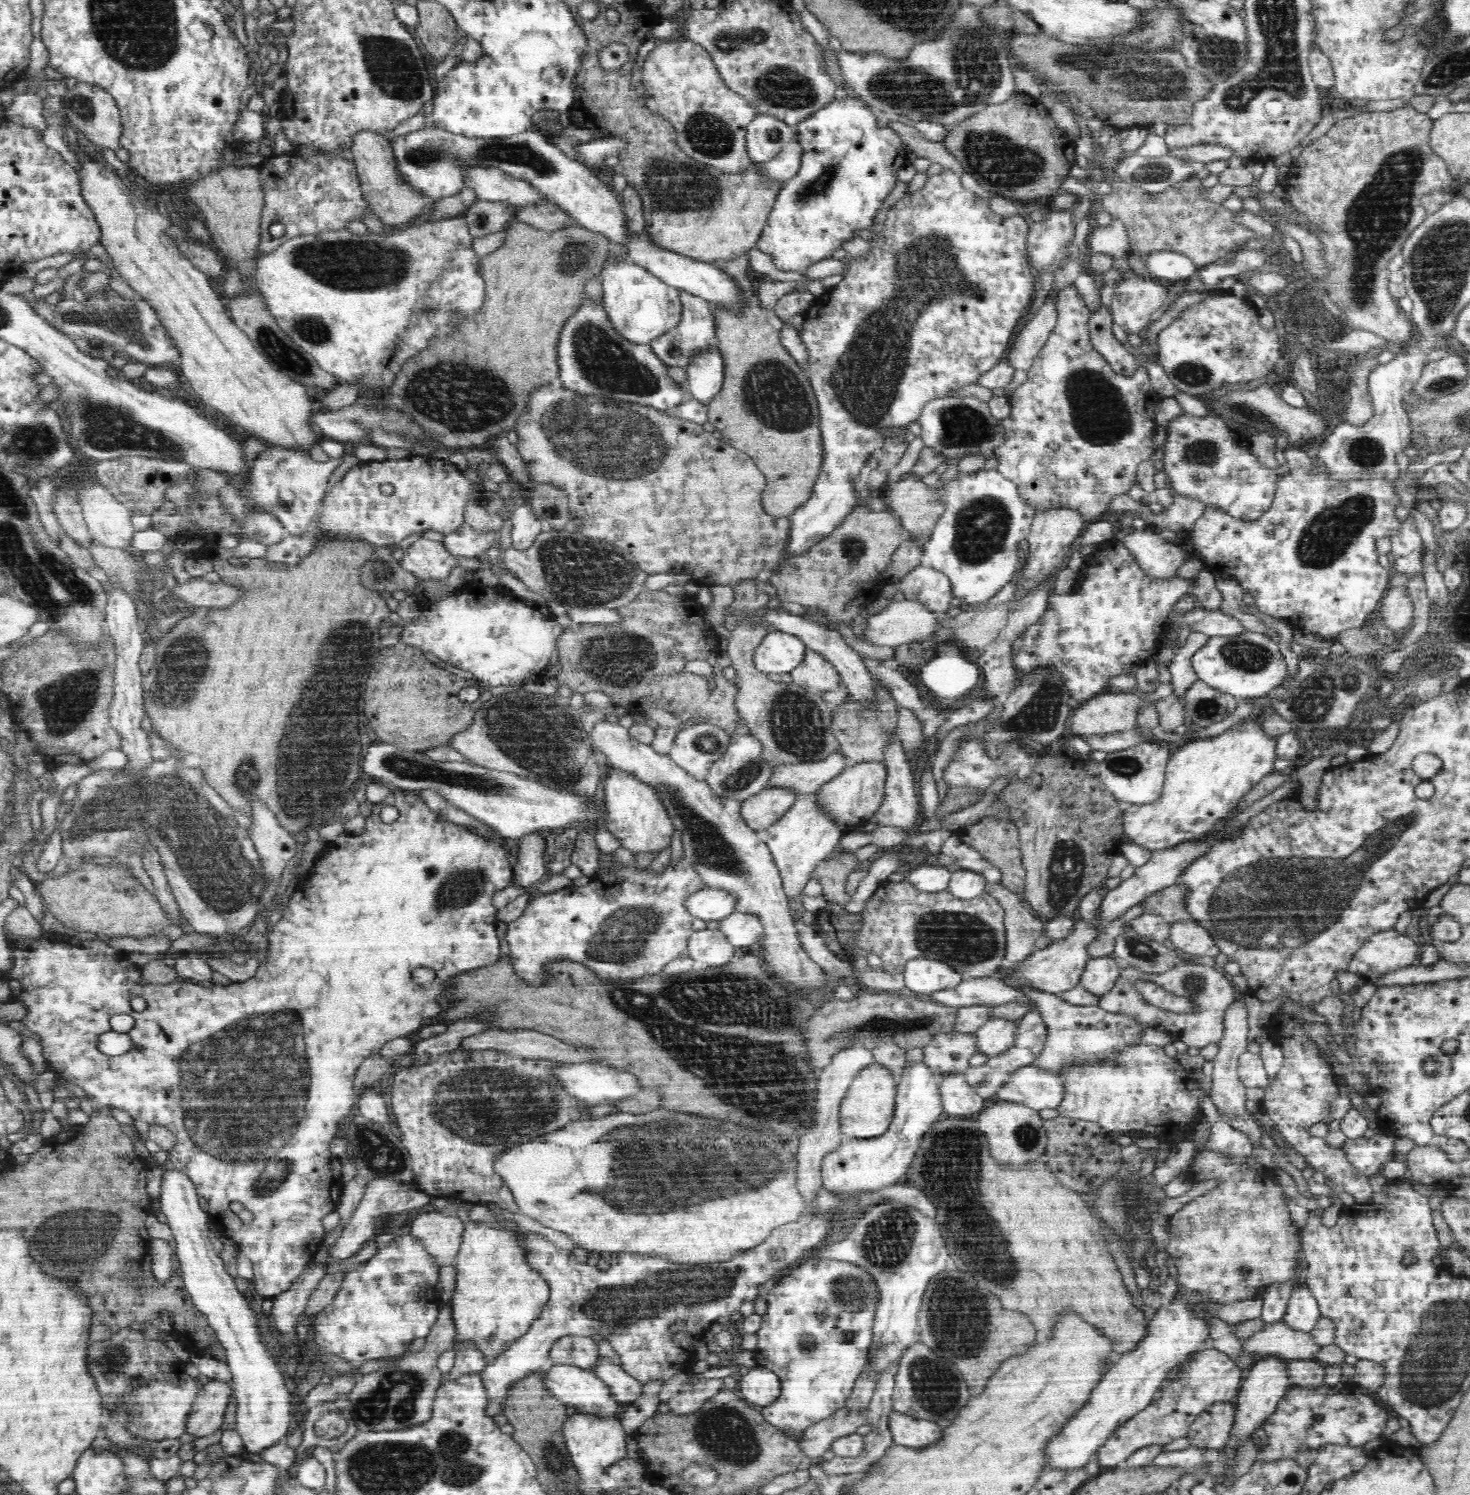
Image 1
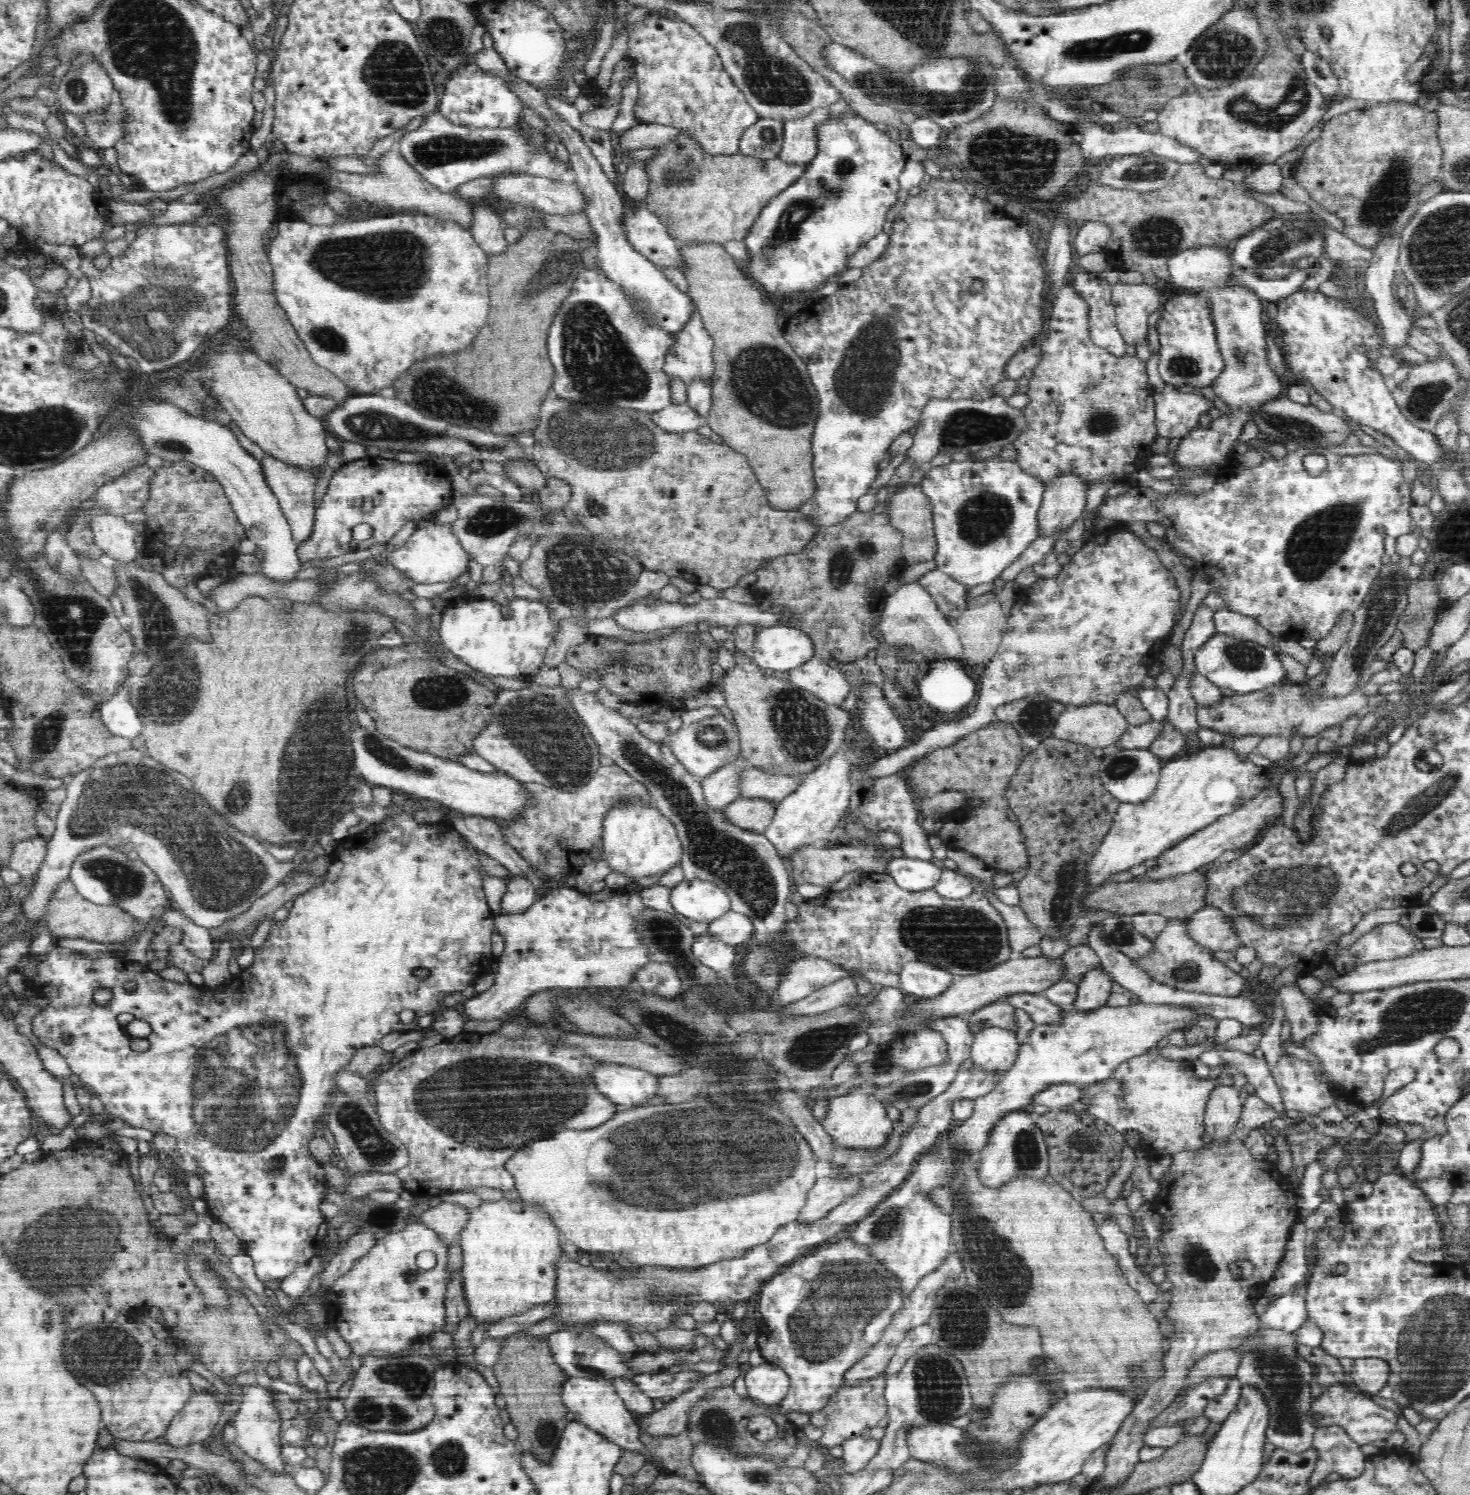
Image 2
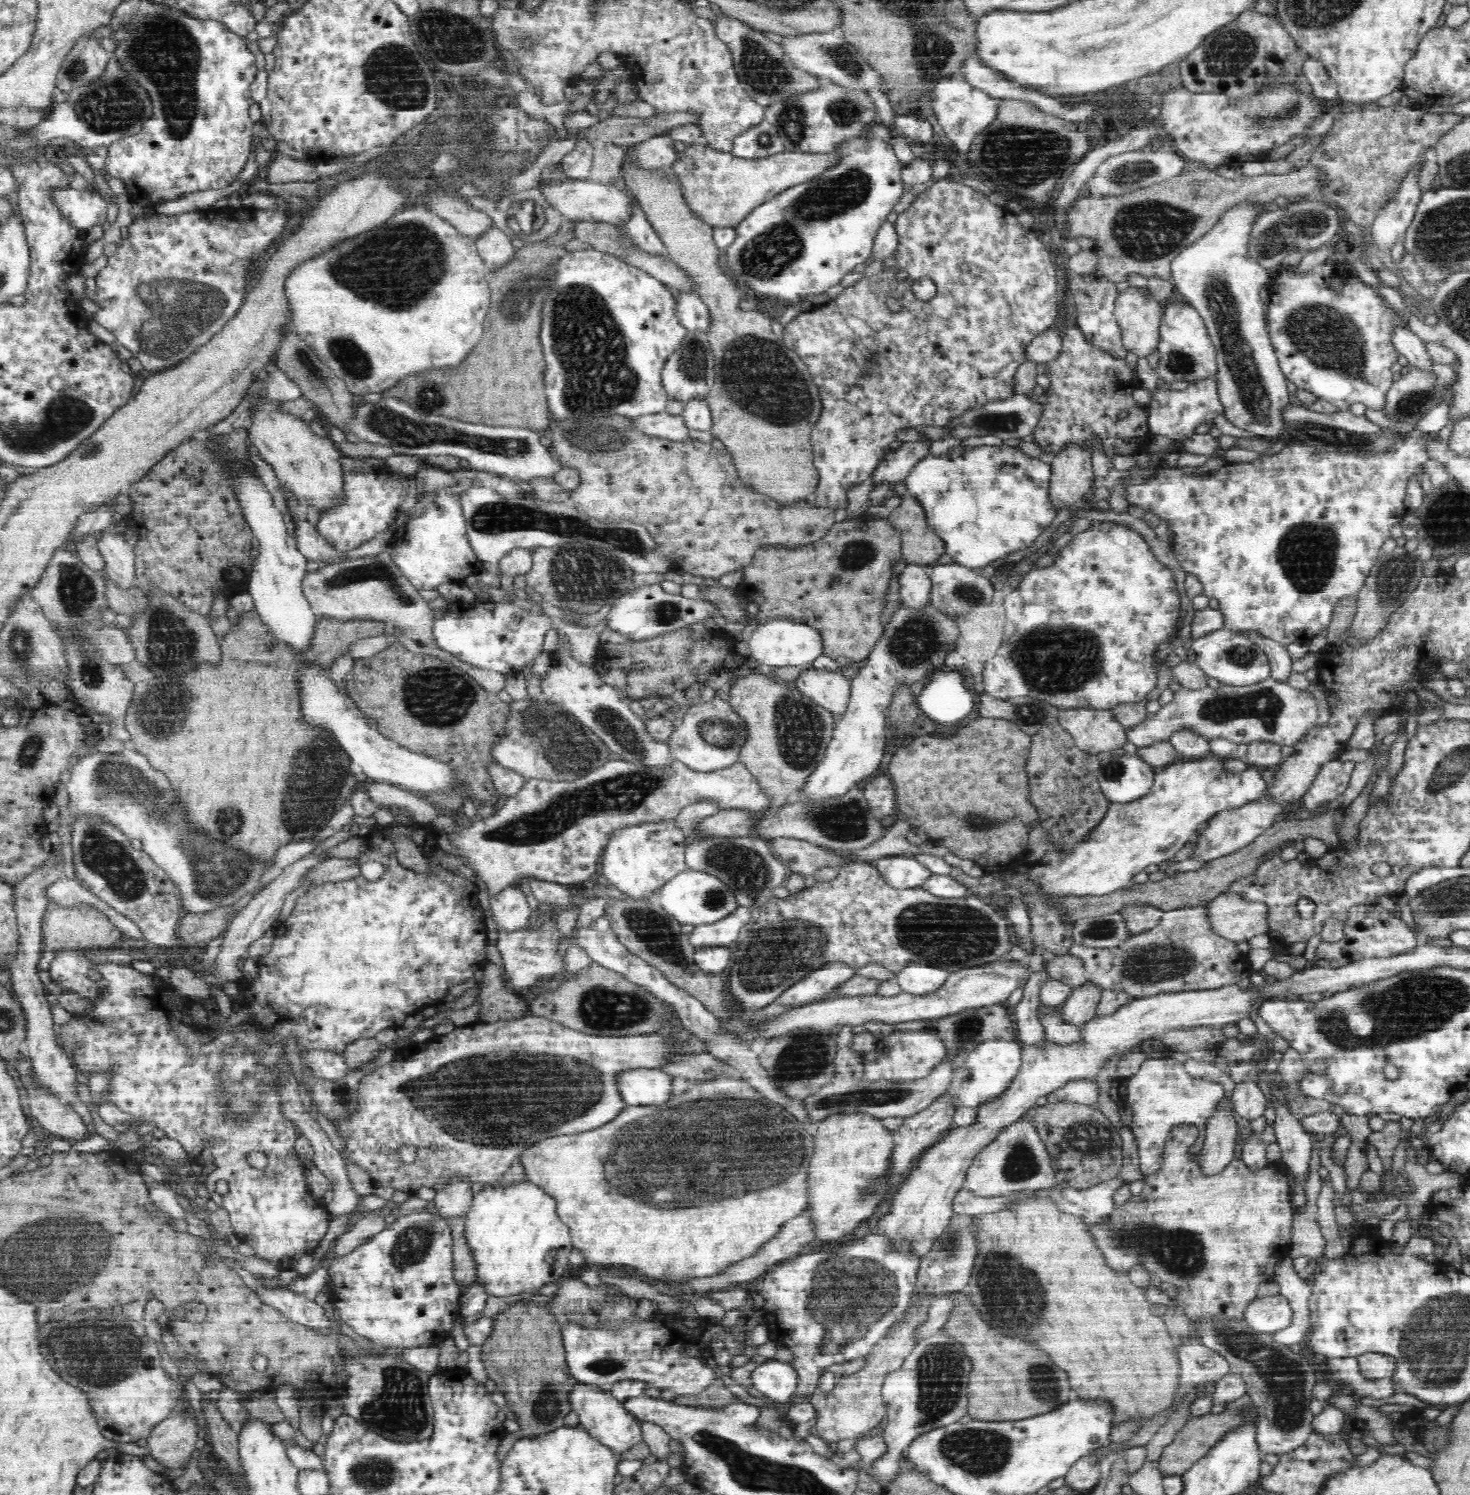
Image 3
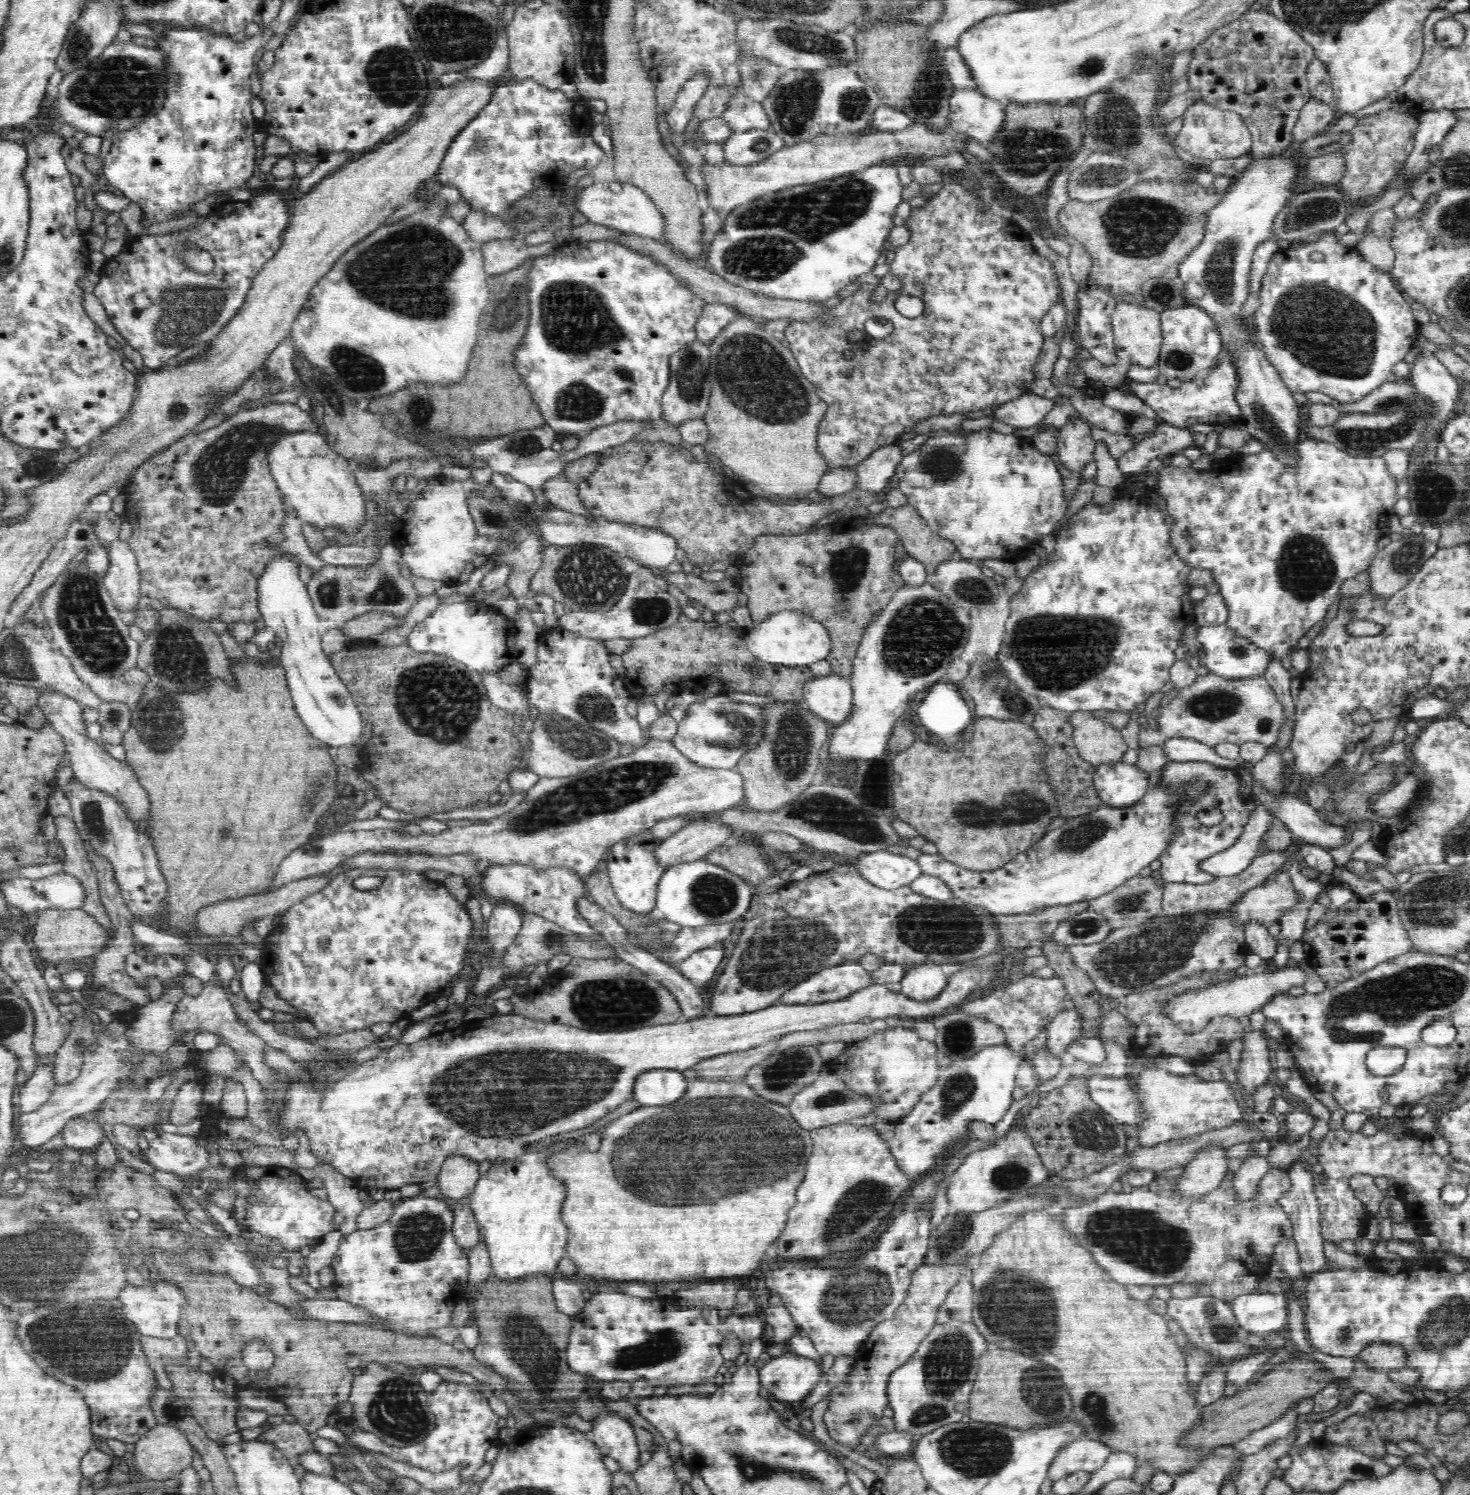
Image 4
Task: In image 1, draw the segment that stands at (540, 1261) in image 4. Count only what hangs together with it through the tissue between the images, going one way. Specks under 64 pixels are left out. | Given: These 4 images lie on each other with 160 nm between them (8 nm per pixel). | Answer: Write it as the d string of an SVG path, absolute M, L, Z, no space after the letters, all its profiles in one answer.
M504 1221L502 1223L480 1222L478 1225L470 1222L465 1226L465 1230L461 1238L461 1248L458 1252L454 1265L456 1268L456 1284L450 1300L451 1312L453 1313L454 1318L454 1327L456 1327L457 1330L455 1344L457 1343L457 1348L460 1348L460 1344L464 1344L464 1342L471 1342L471 1344L473 1344L473 1346L475 1346L477 1350L484 1355L487 1365L492 1364L498 1358L498 1356L500 1356L503 1352L506 1352L506 1350L511 1347L511 1344L515 1340L518 1340L518 1338L526 1335L529 1327L539 1318L542 1309L546 1306L546 1303L549 1302L549 1284L541 1277L541 1273L538 1272L537 1269L530 1266L529 1254L526 1253L526 1248L524 1246L524 1234L525 1232L522 1232L520 1228L516 1230L506 1229L504 1226Z

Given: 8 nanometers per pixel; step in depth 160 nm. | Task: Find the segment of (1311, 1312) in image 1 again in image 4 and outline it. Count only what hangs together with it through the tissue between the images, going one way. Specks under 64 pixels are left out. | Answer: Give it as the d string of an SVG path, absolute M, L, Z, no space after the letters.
M1252 1293L1236 1296L1230 1306L1241 1328L1256 1335L1282 1332L1287 1326L1288 1293Z

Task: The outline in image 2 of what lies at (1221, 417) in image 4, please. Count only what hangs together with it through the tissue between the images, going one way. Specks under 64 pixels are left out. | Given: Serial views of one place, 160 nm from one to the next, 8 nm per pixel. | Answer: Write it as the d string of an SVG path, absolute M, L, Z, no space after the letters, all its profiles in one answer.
M1177 390L1153 394L1157 433L1166 438L1181 438L1198 424L1200 414L1212 408L1212 402L1202 393Z

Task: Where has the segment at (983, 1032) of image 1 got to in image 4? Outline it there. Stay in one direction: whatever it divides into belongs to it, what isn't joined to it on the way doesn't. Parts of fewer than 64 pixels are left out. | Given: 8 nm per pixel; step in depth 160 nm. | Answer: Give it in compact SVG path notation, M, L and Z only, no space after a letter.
M1002 1044L985 1046L970 1058L959 1062L952 1061L948 1066L942 1067L936 1084L928 1092L923 1093L906 1116L896 1122L895 1135L888 1140L890 1152L894 1155L898 1167L908 1176L922 1176L942 1160L942 1156L950 1150L952 1144L960 1142L964 1134L968 1134L970 1123L980 1122L994 1125L1000 1122L1012 1104L1017 1072L1024 1059L1023 1053L1016 1053Z

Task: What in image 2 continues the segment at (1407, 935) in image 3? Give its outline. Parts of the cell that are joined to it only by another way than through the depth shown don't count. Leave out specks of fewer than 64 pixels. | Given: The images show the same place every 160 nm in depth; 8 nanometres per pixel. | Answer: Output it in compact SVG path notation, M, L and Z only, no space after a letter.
M1383 923L1362 935L1351 947L1342 949L1332 962L1331 971L1342 974L1370 960L1394 960L1414 952L1414 933L1398 923Z

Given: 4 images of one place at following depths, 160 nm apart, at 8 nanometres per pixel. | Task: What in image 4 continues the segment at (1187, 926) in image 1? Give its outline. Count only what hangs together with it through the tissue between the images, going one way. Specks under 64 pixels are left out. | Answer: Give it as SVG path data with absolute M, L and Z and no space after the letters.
M1278 870L1272 877L1272 883L1258 885L1246 891L1236 906L1232 908L1233 916L1237 917L1237 924L1248 924L1248 920L1255 920L1258 924L1266 927L1272 926L1274 921L1278 921L1284 914L1293 912L1295 904L1299 901L1299 896L1294 890L1288 871Z

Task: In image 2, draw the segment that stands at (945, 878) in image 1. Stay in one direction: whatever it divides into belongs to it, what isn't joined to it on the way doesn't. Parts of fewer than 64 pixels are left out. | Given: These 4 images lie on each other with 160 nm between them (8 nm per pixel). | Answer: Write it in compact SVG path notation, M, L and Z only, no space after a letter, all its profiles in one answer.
M910 857L887 859L886 867L895 883L910 892L934 889L943 872L940 864Z

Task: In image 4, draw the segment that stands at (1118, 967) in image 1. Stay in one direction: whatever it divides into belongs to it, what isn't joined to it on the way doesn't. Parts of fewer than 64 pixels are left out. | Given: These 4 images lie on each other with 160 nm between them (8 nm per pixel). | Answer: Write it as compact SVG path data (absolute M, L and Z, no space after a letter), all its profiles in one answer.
M1068 1007L1060 1015L1056 1015L1054 1020L1047 1024L1047 1041L1045 1046L1052 1051L1052 1055L1060 1058L1065 1053L1070 1044L1082 1031L1082 1019L1078 1012Z

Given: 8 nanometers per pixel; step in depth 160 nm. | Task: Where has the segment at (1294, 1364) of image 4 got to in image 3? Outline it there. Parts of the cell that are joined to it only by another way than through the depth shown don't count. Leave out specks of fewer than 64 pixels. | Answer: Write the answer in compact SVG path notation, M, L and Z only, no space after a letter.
M1248 1404L1238 1411L1224 1411L1218 1414L1204 1414L1188 1419L1188 1422L1176 1433L1174 1440L1164 1448L1158 1459L1158 1471L1163 1476L1181 1477L1186 1473L1195 1462L1206 1456L1207 1452L1219 1441L1225 1438L1232 1430L1246 1424L1256 1425L1260 1418L1260 1412L1257 1412L1257 1405Z

